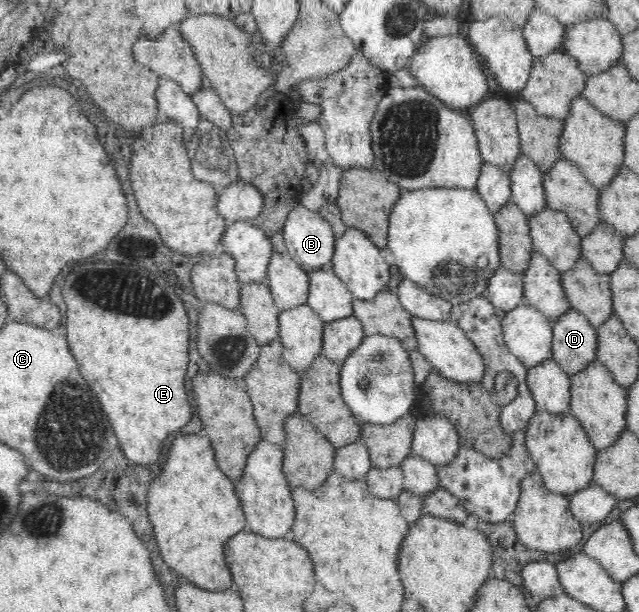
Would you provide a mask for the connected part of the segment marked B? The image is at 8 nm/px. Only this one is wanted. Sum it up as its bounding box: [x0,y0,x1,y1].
[281,204,337,273]

